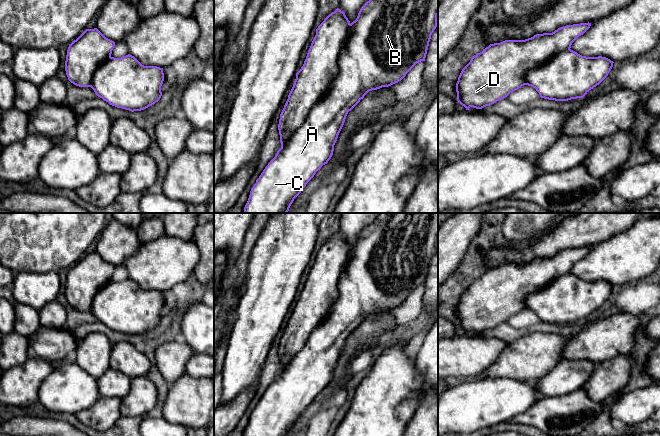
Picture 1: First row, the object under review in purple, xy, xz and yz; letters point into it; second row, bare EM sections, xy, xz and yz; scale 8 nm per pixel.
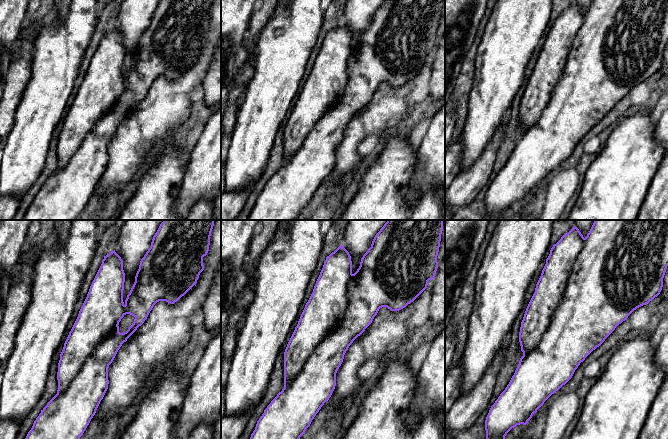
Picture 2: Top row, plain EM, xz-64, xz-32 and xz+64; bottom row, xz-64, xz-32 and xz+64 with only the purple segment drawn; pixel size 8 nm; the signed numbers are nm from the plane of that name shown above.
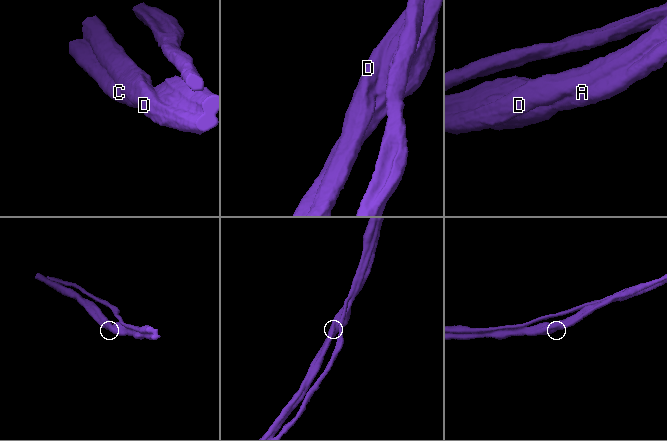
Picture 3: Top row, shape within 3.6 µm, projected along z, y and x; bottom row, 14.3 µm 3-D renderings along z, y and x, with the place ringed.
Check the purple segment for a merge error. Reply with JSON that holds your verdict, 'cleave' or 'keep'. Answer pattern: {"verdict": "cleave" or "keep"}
{"verdict": "cleave"}

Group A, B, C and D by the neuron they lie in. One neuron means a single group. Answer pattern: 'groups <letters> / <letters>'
groups A B C / D

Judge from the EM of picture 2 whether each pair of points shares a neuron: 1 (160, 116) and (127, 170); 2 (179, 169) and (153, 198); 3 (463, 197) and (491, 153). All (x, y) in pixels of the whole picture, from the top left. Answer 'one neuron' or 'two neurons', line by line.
1: one neuron
2: one neuron
3: one neuron

